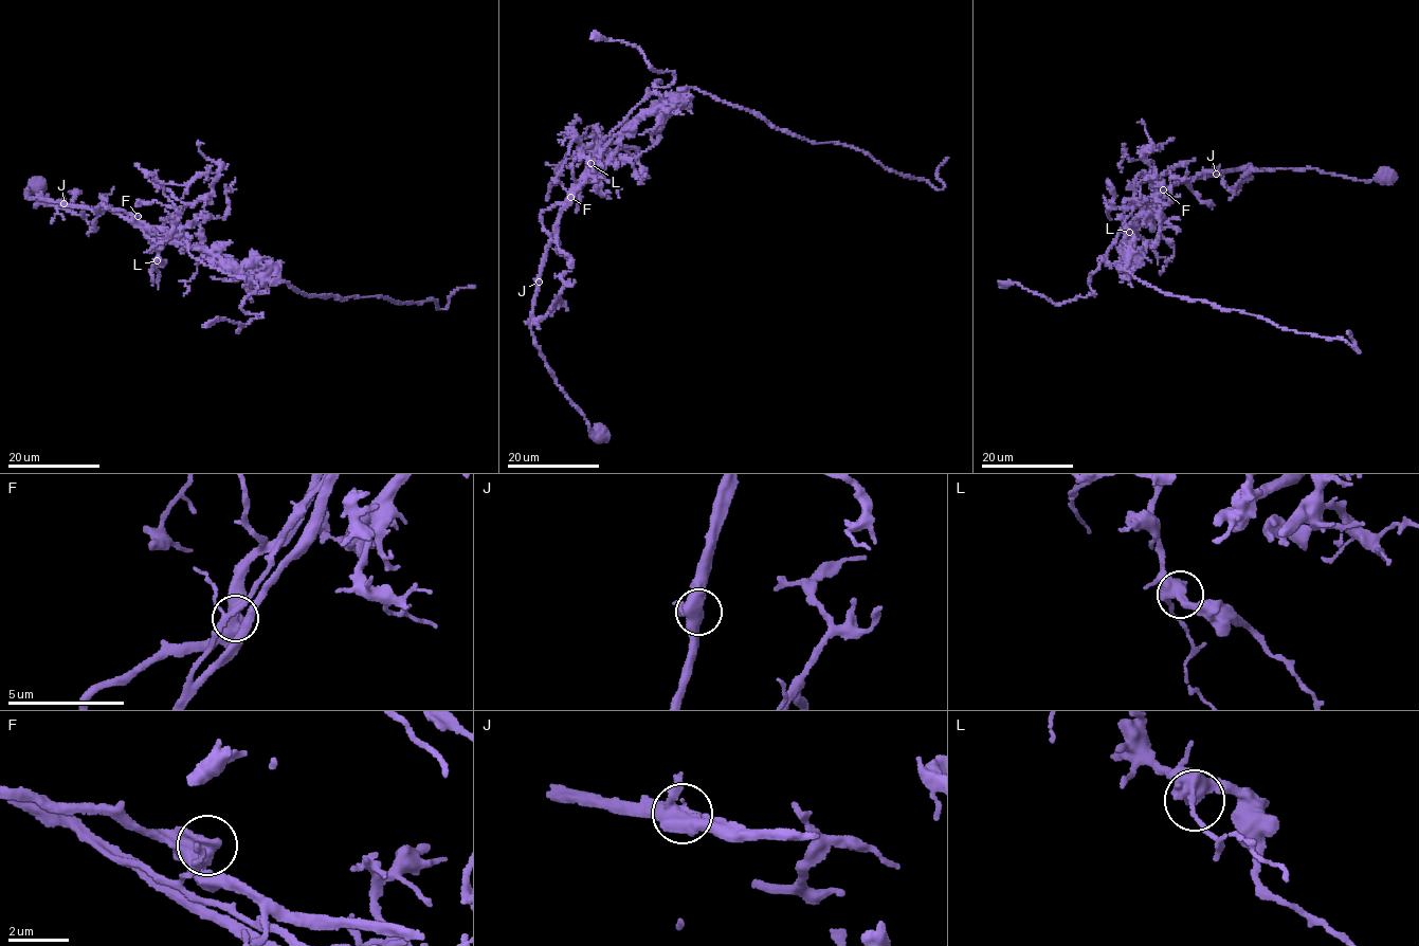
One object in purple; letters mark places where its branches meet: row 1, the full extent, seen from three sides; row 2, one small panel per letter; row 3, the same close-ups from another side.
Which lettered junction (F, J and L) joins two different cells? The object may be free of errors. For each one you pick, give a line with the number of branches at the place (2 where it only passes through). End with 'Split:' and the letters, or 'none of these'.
J: Branches: 3
Split: J

